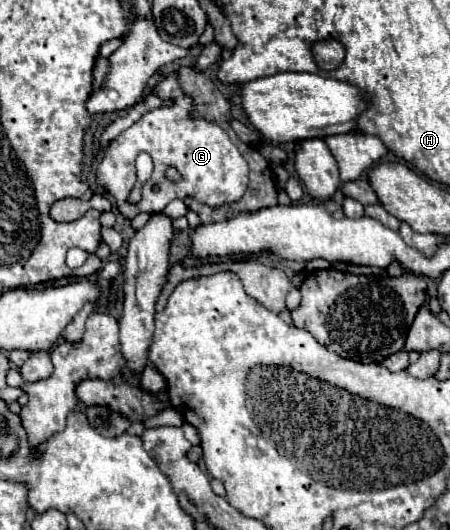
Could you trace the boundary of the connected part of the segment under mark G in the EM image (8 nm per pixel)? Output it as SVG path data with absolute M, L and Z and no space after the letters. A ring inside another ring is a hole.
M176 73L160 81L152 89L152 93L160 99L172 101L172 105L142 115L142 119L138 119L130 129L122 131L108 145L102 163L96 167L98 187L114 199L116 209L124 215L126 221L132 221L140 213L160 213L172 199L178 197L194 197L210 207L238 201L248 187L248 163L230 141L228 133L218 123L192 115L194 103L190 103L190 95L182 95ZM140 151L146 151L152 157L154 171L152 177L144 183L142 201L138 205L130 205L126 199L136 185L136 157ZM170 165L176 167L182 175L178 183L170 183L164 177L164 171ZM154 185L158 185L160 189L152 191Z

